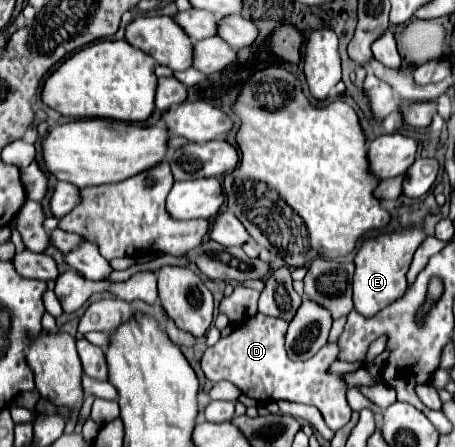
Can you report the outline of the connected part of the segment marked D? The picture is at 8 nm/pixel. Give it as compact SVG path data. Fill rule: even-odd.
M258 313L256 317L244 321L236 327L228 337L222 337L214 347L208 347L202 357L202 371L204 375L216 381L230 381L234 383L244 395L256 401L296 401L304 405L314 405L326 425L332 431L338 431L350 421L350 405L346 401L348 385L342 373L330 373L330 365L338 361L340 345L338 341L326 343L320 353L316 353L308 361L292 361L284 349L284 333L288 323L278 317L268 317Z

